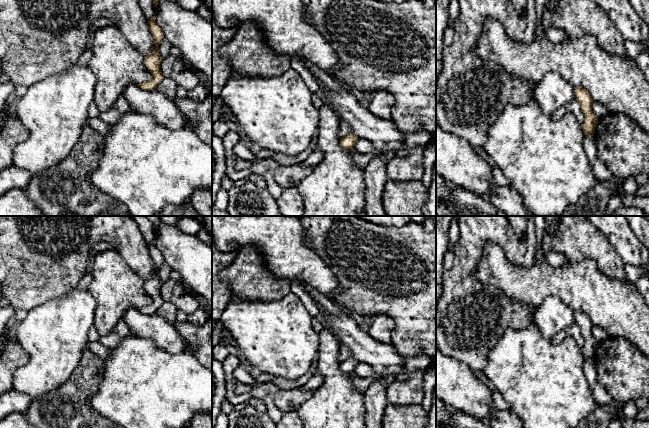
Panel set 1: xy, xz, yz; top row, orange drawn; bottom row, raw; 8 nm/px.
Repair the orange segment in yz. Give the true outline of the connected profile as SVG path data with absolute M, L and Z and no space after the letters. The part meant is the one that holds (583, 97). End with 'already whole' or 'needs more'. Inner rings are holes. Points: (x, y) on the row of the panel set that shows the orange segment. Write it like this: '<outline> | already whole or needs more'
M583 87L575 89L575 98L579 102L585 116L584 122L581 124L583 133L585 135L593 136L598 121L598 117L592 111L592 104L594 101L588 91Z | already whole

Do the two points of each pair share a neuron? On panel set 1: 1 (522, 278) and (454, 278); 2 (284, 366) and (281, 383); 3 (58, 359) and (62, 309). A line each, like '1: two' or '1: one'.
1: two
2: two
3: one

